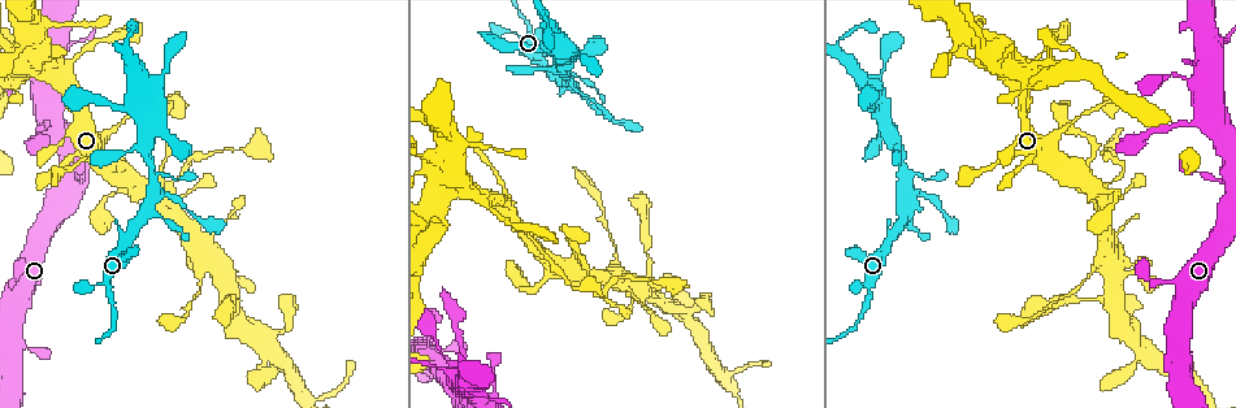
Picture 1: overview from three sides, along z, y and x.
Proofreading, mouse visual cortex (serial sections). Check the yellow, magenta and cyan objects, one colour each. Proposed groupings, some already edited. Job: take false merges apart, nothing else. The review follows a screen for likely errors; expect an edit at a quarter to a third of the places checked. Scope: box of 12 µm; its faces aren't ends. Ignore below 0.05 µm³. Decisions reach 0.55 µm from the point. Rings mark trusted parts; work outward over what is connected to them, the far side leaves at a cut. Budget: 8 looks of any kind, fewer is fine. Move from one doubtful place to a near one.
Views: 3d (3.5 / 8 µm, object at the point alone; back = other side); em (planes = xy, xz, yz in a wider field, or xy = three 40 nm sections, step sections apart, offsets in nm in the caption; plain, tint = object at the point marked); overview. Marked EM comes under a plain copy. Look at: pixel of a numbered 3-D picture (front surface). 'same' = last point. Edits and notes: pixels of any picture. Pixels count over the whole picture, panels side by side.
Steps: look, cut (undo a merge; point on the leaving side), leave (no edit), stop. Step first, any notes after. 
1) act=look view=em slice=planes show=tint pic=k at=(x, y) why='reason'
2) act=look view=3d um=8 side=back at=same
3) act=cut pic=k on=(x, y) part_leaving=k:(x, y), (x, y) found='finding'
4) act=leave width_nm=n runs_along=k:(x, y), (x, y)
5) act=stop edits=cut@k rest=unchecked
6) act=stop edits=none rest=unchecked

act=look view=3d um=3.5 pic=1 at=(55, 30) why='sharp bend'

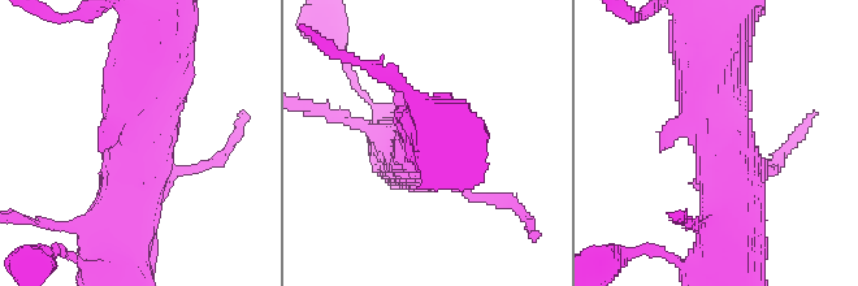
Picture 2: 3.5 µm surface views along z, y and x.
act=look view=em slice=planes show=tint pic=2 at=(133, 149) why='shape alone is not enough'

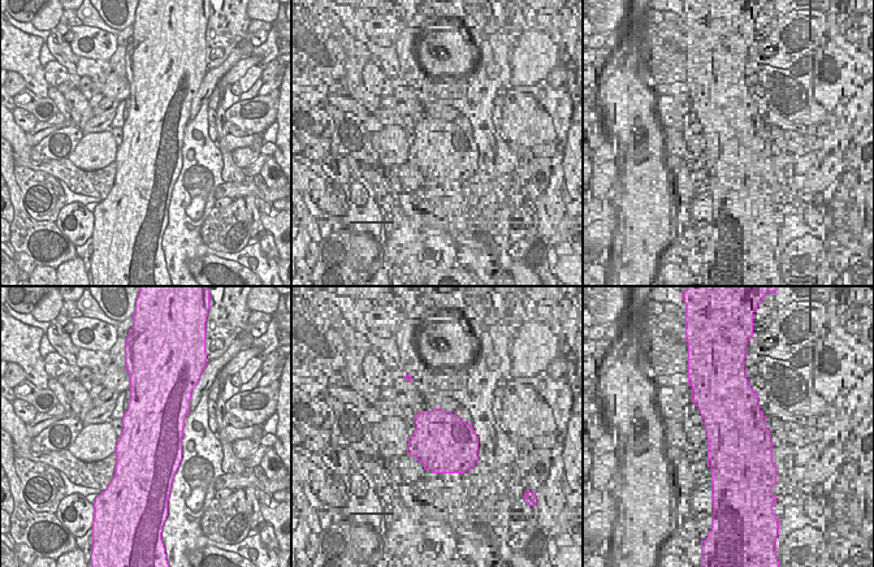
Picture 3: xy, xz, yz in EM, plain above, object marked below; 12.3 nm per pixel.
act=leave runs_along=2:(113, 252), (142, 172), (150, 92) found='continuous, no second cell'

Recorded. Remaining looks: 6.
act=look view=3d um=3.5 pic=1 at=(57, 74) why='two arms in line, one across'

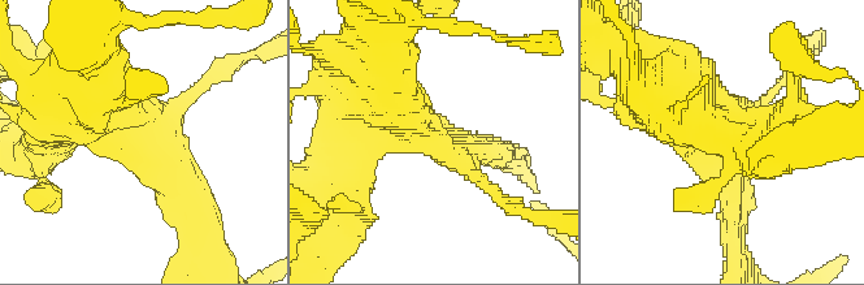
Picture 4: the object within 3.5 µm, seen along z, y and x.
act=look view=em slice=planes show=tint pic=4 at=(142, 144) why='shape alone is not enough'

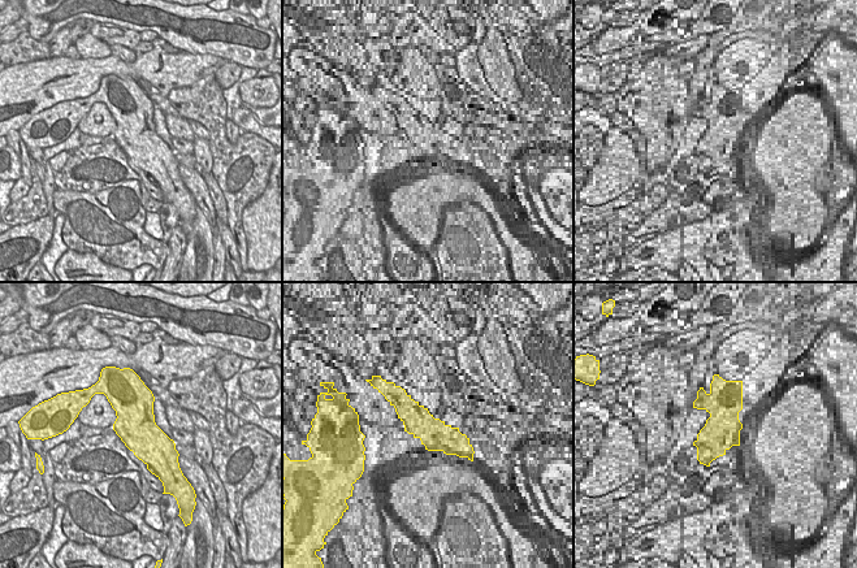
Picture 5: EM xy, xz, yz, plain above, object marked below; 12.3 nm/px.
act=leave runs_along=4:(194, 214), (126, 113), (86, 102) found='one cell here'

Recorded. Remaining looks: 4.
act=look view=3d um=3.5 pic=1 at=(909, 195) why='arms part here'

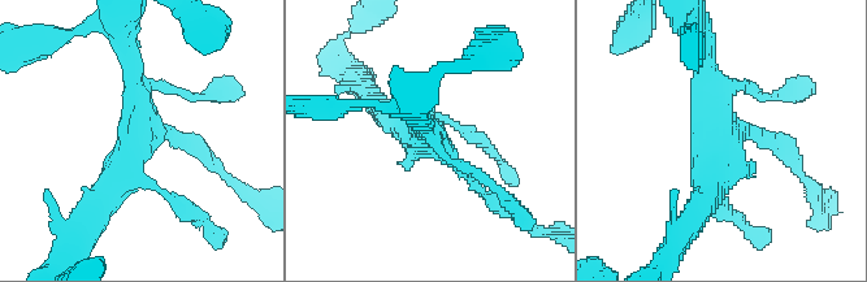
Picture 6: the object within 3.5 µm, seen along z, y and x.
act=leave runs_along=6:(95, 208), (135, 144), (126, 56) found='one cell here'

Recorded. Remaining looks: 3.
act=stop edits=none rest=unchecked

